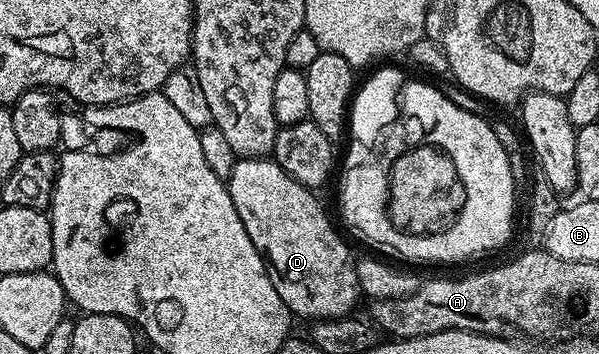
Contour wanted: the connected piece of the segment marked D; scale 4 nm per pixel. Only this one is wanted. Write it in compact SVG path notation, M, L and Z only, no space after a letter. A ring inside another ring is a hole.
M269 157L240 158L227 184L231 203L235 203L235 211L239 211L239 219L243 219L243 227L247 227L251 243L255 243L259 255L265 260L271 283L275 283L275 291L279 291L279 299L283 299L290 314L294 318L309 317L310 322L350 316L356 310L353 308L359 298L355 257L349 254L348 243L337 234L324 207L317 202L318 194L295 183L295 179L291 179L291 175L287 175L287 171L283 171L283 167Z

